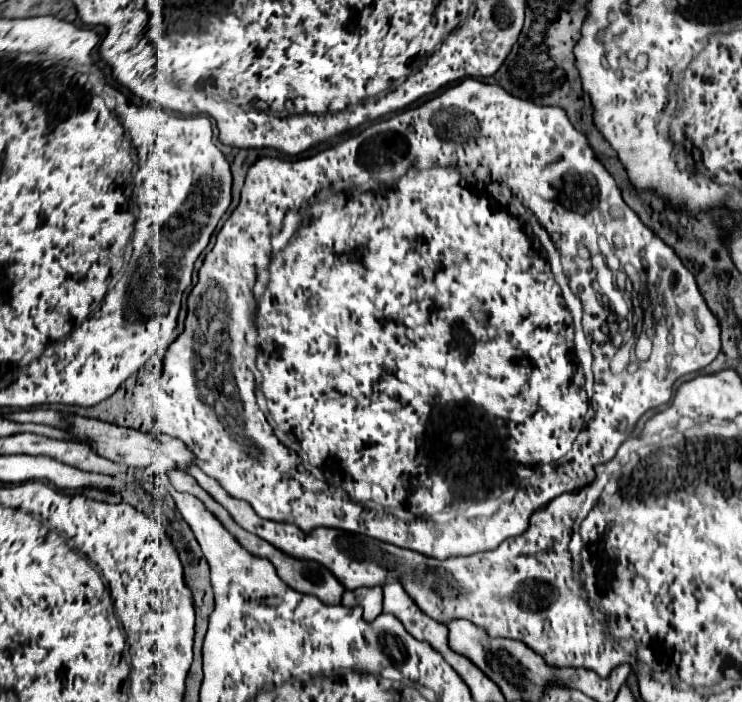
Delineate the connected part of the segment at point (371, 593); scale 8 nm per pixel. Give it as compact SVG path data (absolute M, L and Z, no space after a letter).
M375 586L375 588L359 588L355 592L349 592L349 596L355 598L355 604L363 608L363 620L371 622L375 620L379 614L381 614L381 600L383 600L383 594L381 594L381 588Z

